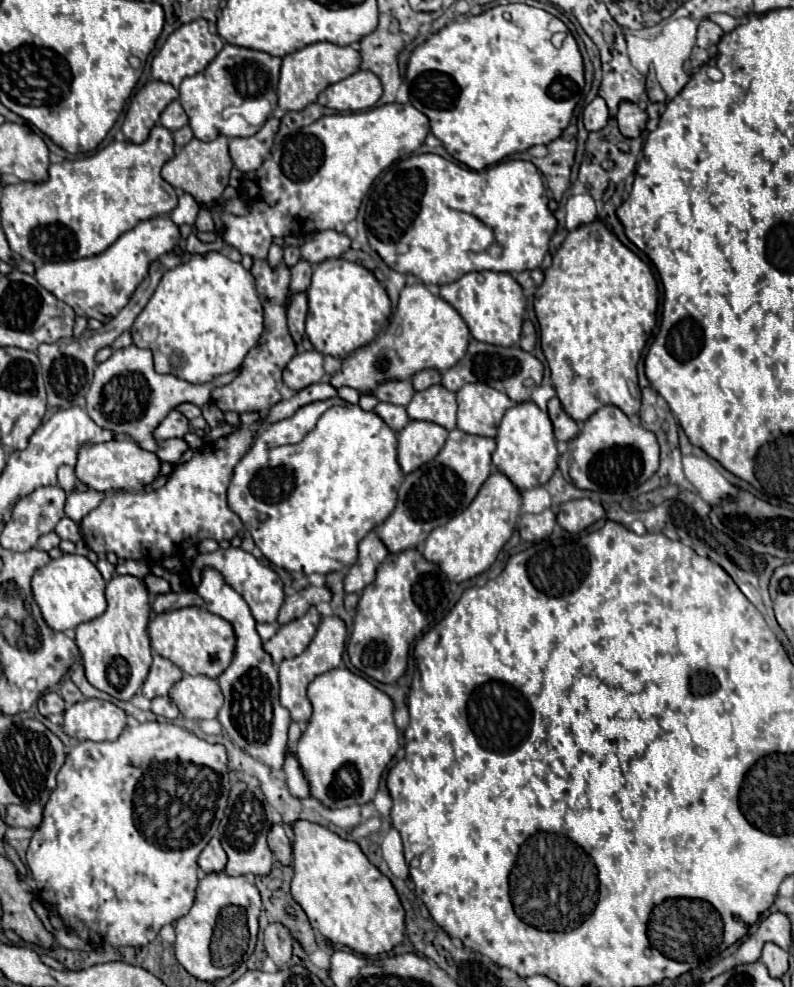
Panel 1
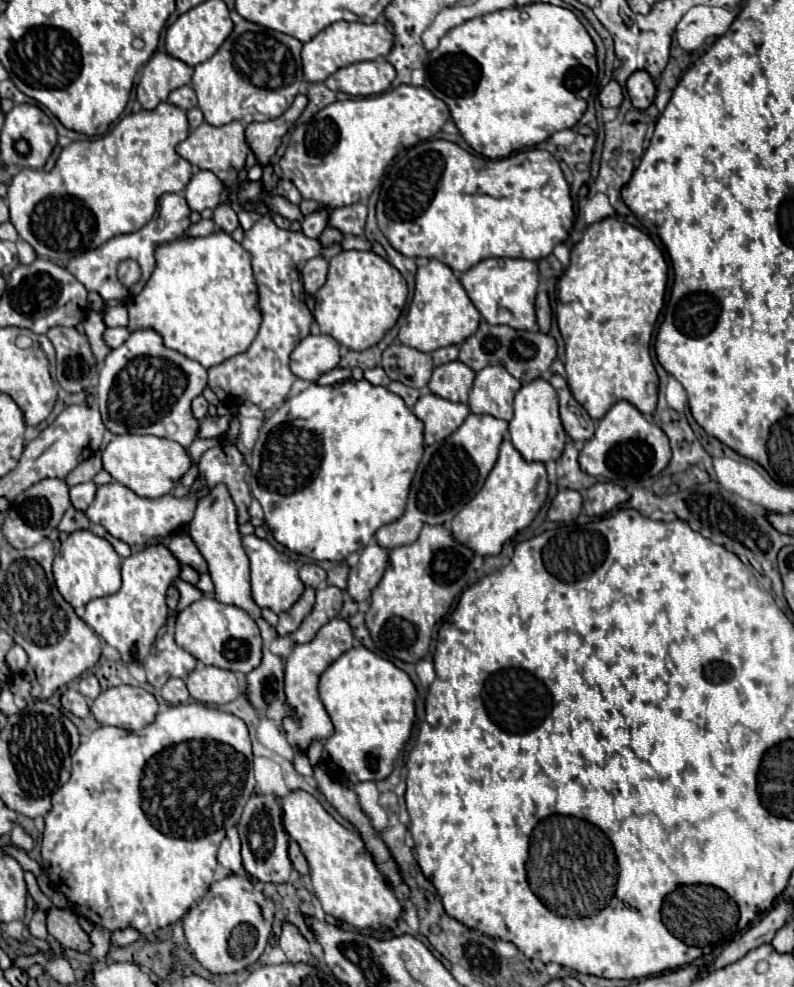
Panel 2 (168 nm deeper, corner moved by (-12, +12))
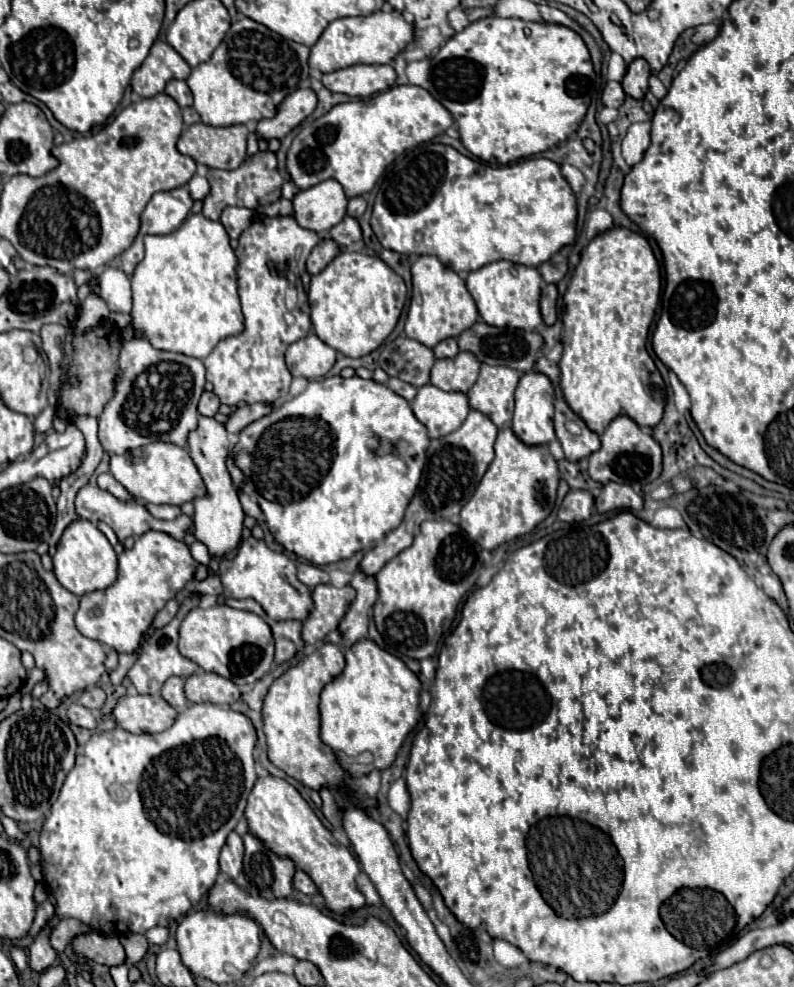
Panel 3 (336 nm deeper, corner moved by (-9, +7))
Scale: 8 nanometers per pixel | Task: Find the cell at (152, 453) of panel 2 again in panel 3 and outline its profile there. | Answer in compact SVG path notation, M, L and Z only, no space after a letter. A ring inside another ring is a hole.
M153 443L125 455L111 455L111 473L113 477L137 499L145 503L169 503L183 505L205 495L205 483L183 447L173 443Z

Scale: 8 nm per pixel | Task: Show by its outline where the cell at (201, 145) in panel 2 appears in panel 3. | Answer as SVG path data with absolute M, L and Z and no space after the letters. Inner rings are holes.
M195 123L181 133L177 149L207 167L237 169L247 157L247 133L245 125L209 127Z

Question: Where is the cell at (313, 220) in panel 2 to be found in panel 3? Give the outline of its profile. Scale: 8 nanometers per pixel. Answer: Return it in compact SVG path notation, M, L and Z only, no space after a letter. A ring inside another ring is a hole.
M335 179L317 183L299 191L293 199L295 219L301 227L315 233L327 233L347 215L347 197Z

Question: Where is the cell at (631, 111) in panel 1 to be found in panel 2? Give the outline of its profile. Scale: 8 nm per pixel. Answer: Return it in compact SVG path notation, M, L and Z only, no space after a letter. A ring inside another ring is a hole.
M644 70L634 72L628 78L626 90L628 90L628 96L632 100L632 106L638 108L638 110L646 110L654 102L654 96L656 96L654 80Z

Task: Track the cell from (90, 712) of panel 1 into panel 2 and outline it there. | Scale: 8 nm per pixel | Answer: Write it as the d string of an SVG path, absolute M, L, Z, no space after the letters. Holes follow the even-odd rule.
M114 686L100 692L100 696L92 700L90 712L102 726L118 726L138 732L154 720L158 702L142 688Z

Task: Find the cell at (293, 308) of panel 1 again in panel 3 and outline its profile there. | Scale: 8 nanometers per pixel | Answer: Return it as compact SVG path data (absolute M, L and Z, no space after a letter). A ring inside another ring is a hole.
M323 237L321 243L311 251L311 255L307 257L307 271L311 275L317 275L319 271L323 271L327 267L327 263L337 257L341 253L341 247L331 239L331 237Z

